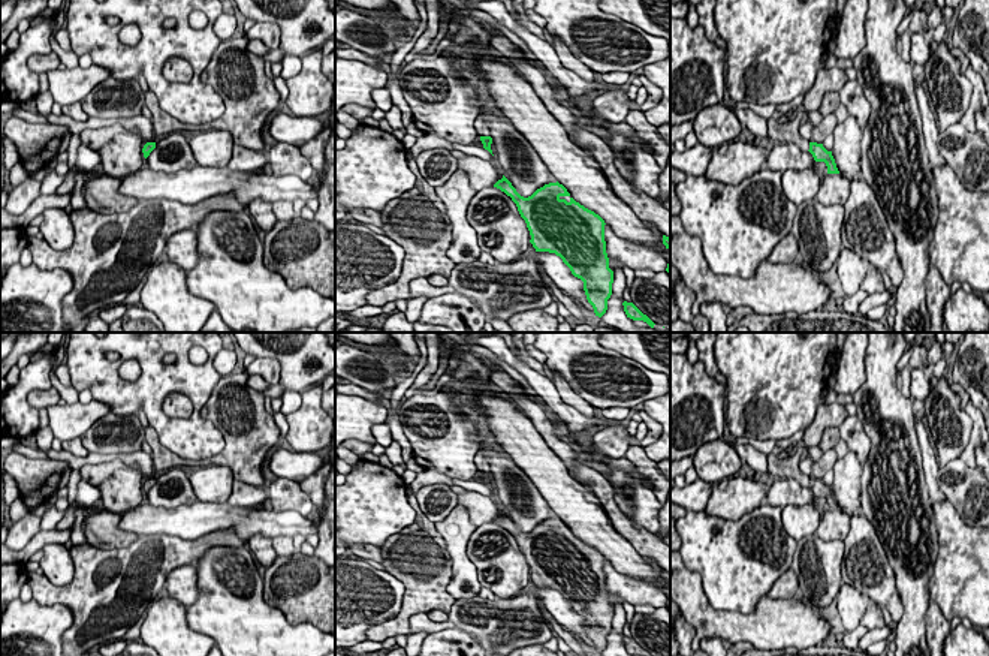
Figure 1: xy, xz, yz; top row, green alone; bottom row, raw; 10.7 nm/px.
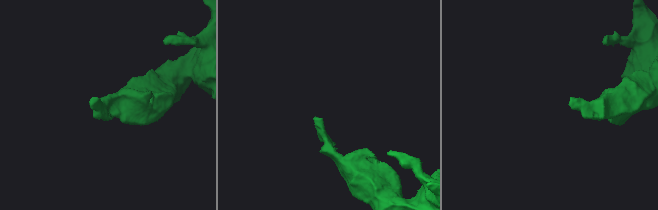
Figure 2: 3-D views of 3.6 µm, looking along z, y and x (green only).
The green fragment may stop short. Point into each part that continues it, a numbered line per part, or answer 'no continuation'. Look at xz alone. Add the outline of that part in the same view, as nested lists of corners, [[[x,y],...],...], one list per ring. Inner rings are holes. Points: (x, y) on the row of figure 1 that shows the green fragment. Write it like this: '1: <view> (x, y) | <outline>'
1: xz (481, 126) | [[[479,114],[476,121],[474,121],[474,129],[479,136],[489,136],[489,129],[486,123],[483,121],[483,114]]]

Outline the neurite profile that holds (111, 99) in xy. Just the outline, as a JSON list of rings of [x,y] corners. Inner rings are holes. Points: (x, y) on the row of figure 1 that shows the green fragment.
[[[106,78],[88,93],[87,115],[100,120],[127,120],[142,114],[145,93],[138,79]]]

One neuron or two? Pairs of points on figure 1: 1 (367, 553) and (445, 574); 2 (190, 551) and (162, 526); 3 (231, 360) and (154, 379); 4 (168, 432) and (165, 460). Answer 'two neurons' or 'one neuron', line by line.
1: two neurons
2: two neurons
3: two neurons
4: two neurons

